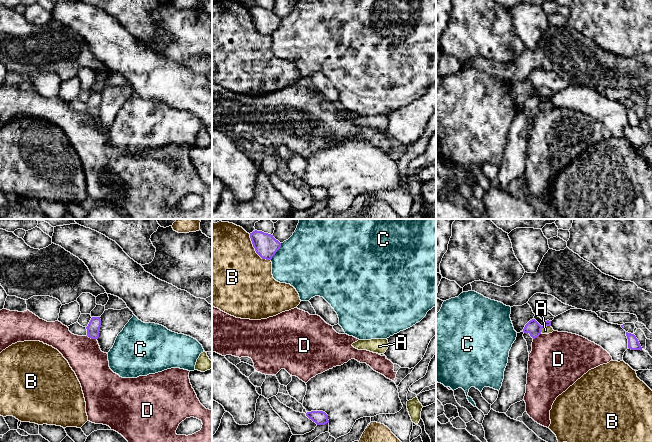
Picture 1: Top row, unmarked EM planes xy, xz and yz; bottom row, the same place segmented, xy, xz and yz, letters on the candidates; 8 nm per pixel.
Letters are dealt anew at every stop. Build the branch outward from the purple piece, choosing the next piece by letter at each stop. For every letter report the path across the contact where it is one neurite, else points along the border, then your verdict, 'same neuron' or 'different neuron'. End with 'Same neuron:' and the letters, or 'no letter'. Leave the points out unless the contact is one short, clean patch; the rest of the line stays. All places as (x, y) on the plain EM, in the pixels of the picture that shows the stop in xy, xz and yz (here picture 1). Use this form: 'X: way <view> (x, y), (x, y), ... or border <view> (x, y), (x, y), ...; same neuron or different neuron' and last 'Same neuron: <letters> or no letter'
A: border yz (544, 102), (540, 108); different neuron
B: different neuron
C: different neuron
D: border xy (86, 111), (96, 115); different neuron
Same neuron: no letter

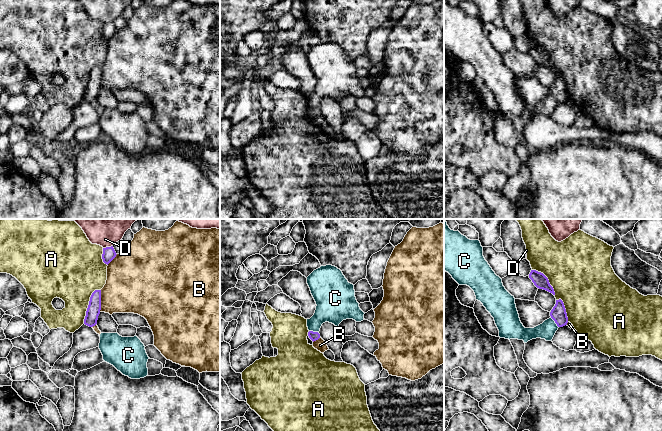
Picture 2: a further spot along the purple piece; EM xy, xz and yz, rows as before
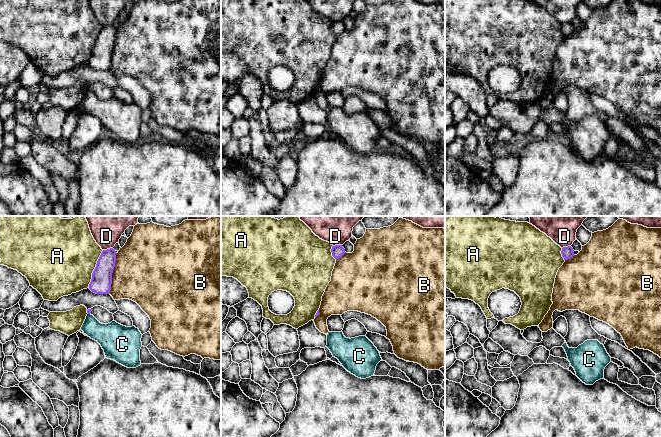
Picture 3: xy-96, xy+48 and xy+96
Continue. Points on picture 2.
A: different neuron
B: different neuron
C: way yz (558, 89), (558, 94), (555, 98), (546, 106); same neuron
D: border xy (112, 21), (103, 24); different neuron
Same neuron: C

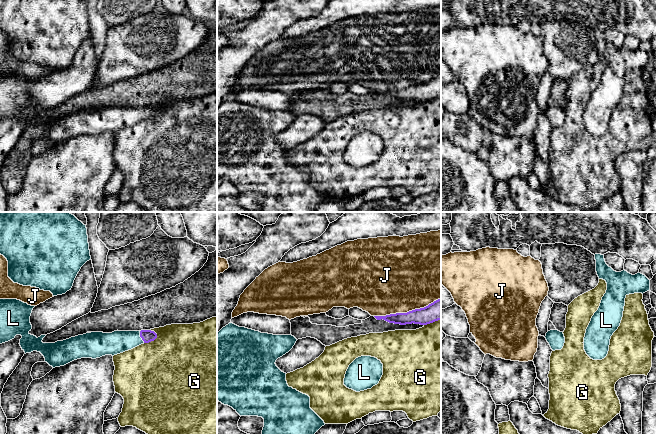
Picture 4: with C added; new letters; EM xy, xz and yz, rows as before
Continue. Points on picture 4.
G: different neuron
J: different neuron
L: way xy (147, 112), (140, 112), (117, 118); same neuron
Same neuron: L

